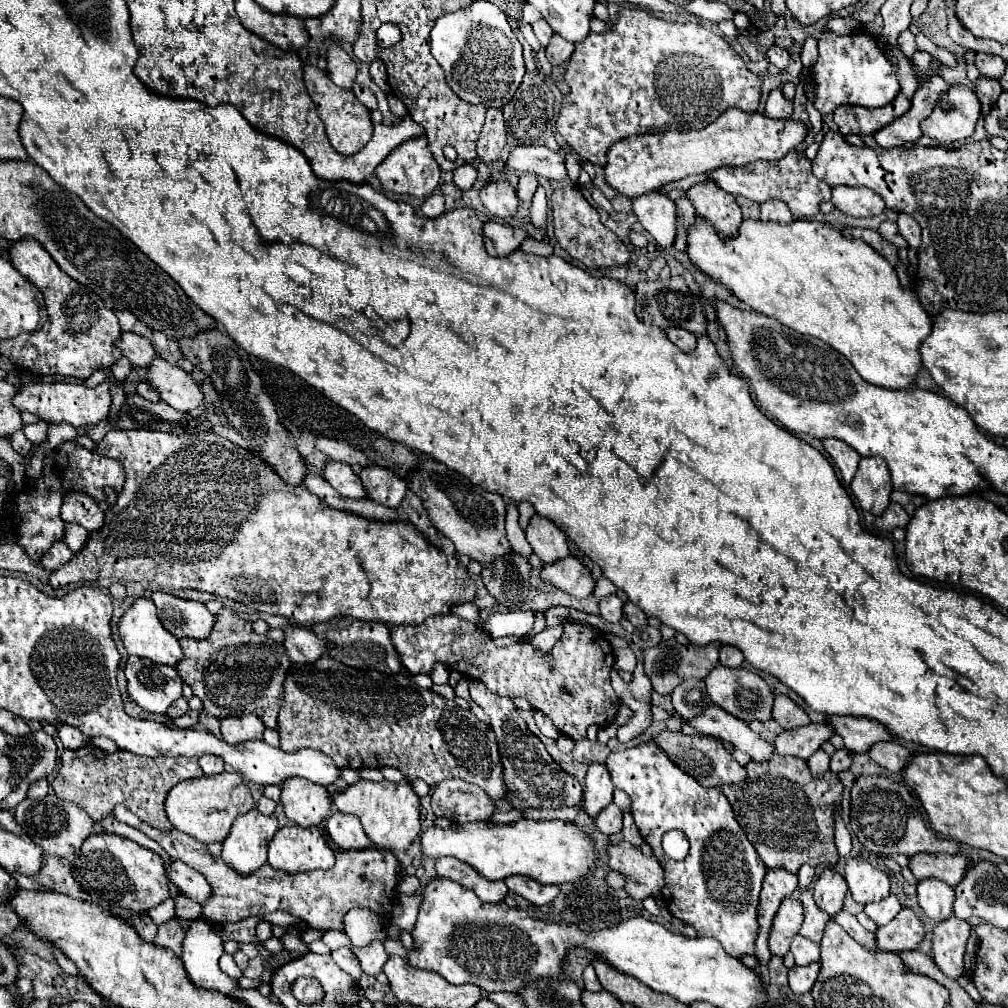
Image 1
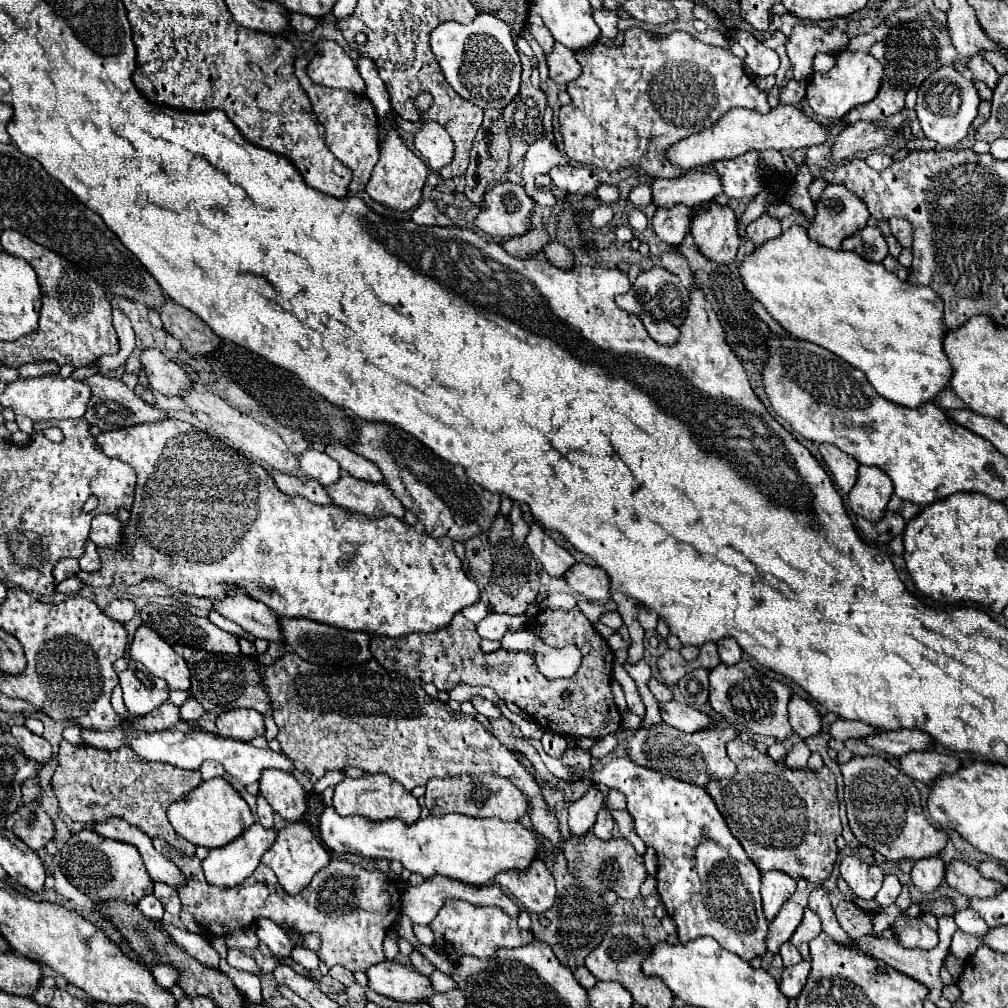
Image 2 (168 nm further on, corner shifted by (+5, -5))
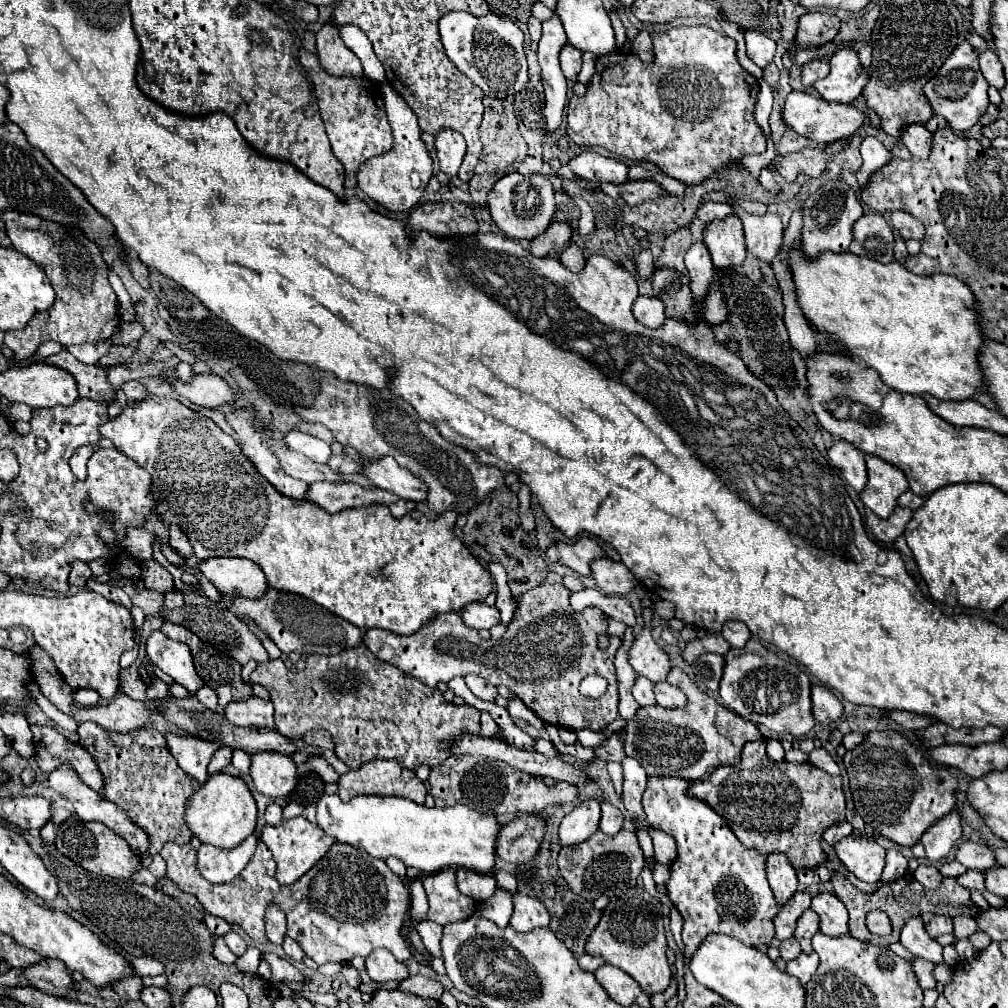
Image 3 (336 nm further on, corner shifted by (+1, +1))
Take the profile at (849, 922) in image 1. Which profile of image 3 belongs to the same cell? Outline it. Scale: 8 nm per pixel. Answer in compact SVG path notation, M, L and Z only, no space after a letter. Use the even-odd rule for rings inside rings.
M915 958L913 960L913 970L919 978L919 984L921 988L935 988L935 978L933 978L933 964L929 964L927 960L921 960L921 958Z

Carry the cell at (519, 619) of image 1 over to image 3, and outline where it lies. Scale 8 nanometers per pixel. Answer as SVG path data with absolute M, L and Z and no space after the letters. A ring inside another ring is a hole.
M473 602L473 604L465 606L461 616L463 616L463 622L475 630L483 630L483 628L491 630L495 624L501 624L497 606L485 606L481 602Z

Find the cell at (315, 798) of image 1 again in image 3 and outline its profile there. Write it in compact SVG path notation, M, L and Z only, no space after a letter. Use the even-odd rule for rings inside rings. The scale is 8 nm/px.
M257 752L251 756L251 778L257 792L271 798L289 798L297 786L297 766L281 752Z

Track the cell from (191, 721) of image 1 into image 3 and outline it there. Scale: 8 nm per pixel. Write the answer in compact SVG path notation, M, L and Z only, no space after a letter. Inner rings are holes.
M201 686L199 688L199 692L195 694L195 698L205 706L205 708L217 708L217 694L211 690L211 688L207 688L207 686Z

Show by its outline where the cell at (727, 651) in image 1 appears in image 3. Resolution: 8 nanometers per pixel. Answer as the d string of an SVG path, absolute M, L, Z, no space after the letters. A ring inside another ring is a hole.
M737 620L727 622L727 624L723 626L721 634L723 634L723 638L729 642L729 646L731 646L731 648L743 648L743 646L745 646L745 642L751 638L751 634L749 634L747 626L745 626L745 624L741 624L741 622L737 622Z

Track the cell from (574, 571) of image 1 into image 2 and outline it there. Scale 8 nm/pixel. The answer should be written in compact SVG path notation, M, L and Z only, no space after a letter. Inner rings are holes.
M575 564L567 574L567 584L587 600L609 602L611 600L611 582L603 568L589 564Z

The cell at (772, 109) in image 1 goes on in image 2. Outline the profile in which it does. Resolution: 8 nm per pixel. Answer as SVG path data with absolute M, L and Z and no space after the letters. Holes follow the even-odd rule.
M791 78L791 80L781 88L779 100L781 100L781 102L789 102L789 104L801 104L801 100L805 98L805 88L807 88L805 82L799 82L799 80L793 80L793 78Z

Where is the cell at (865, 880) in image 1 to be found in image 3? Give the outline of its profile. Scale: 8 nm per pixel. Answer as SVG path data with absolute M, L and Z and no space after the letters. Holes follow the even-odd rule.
M843 838L835 844L835 852L845 868L863 882L879 882L885 868L885 850L865 838Z

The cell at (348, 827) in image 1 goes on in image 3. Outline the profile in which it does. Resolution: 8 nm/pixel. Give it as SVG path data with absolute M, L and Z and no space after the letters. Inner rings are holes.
M323 794L317 802L317 824L337 842L351 844L375 858L401 858L423 874L445 868L467 868L491 874L497 858L497 832L501 824L495 816L479 814L463 804L453 808L427 808L397 796L355 796L343 802L337 794Z

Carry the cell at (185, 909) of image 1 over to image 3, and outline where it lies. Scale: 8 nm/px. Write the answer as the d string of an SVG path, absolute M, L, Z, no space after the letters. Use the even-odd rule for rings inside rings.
M147 854L147 856L141 858L141 862L143 862L143 866L145 866L155 878L165 878L167 868L165 868L165 860L163 860L159 854L155 854L155 856Z

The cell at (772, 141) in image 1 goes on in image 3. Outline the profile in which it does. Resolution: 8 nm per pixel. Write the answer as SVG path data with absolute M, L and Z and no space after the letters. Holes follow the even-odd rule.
M791 92L785 100L785 112L781 114L781 120L785 126L793 128L797 134L811 138L815 142L821 144L831 144L835 140L843 140L843 138L851 138L857 128L863 122L863 114L853 108L851 104L831 104L819 98L813 98L805 92Z

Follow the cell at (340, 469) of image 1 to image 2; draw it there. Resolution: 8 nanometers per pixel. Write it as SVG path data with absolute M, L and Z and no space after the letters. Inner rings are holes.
M313 448L305 450L299 456L299 466L307 476L315 478L321 486L329 486L339 480L339 470L341 470L339 464L325 452L319 452Z

